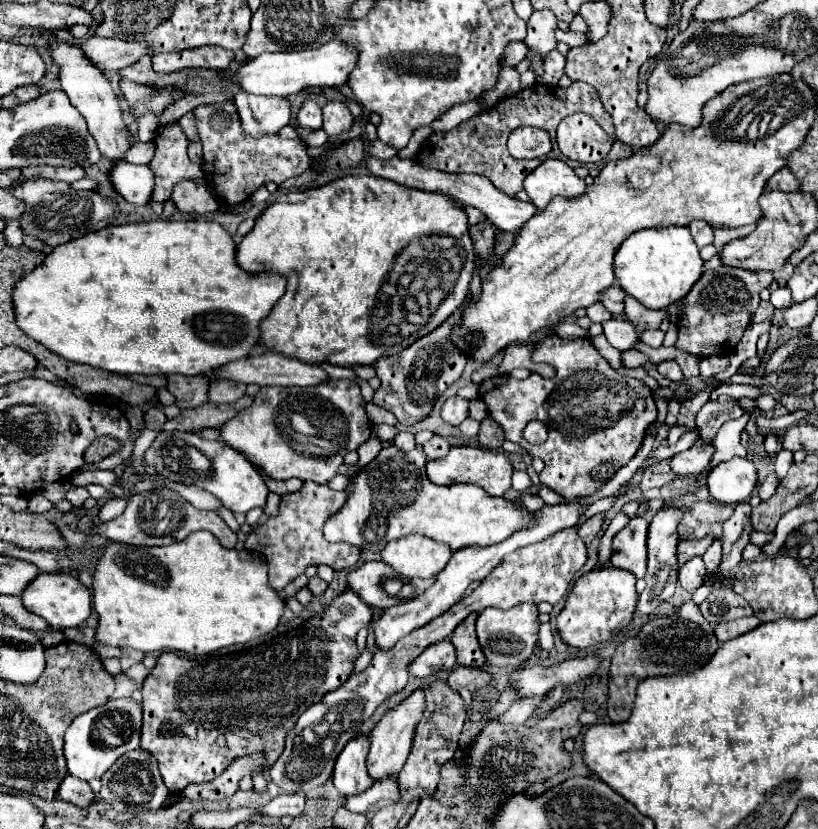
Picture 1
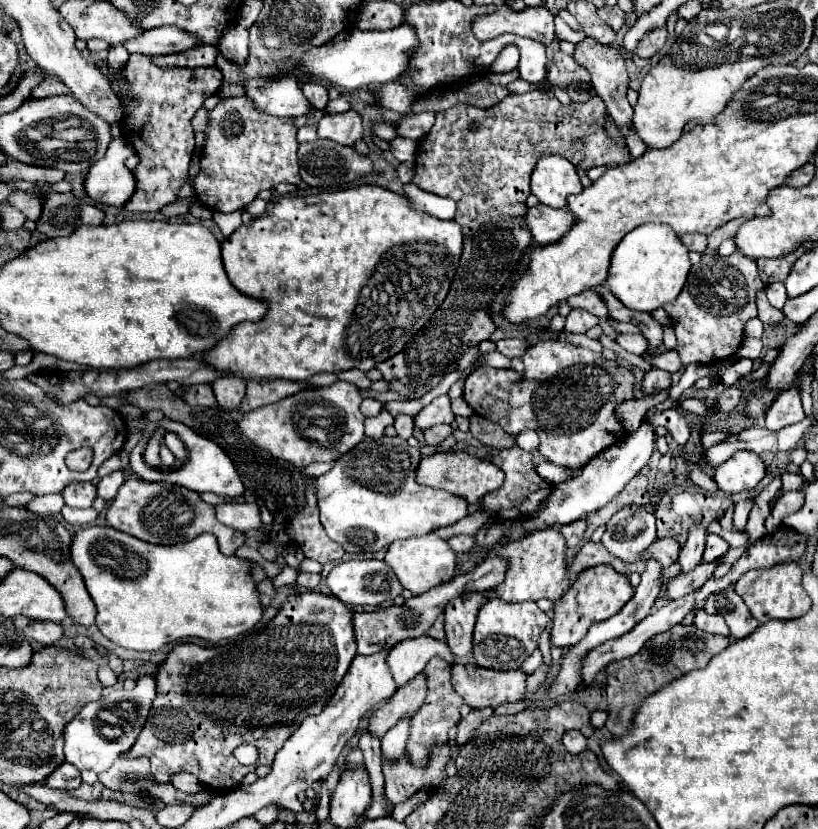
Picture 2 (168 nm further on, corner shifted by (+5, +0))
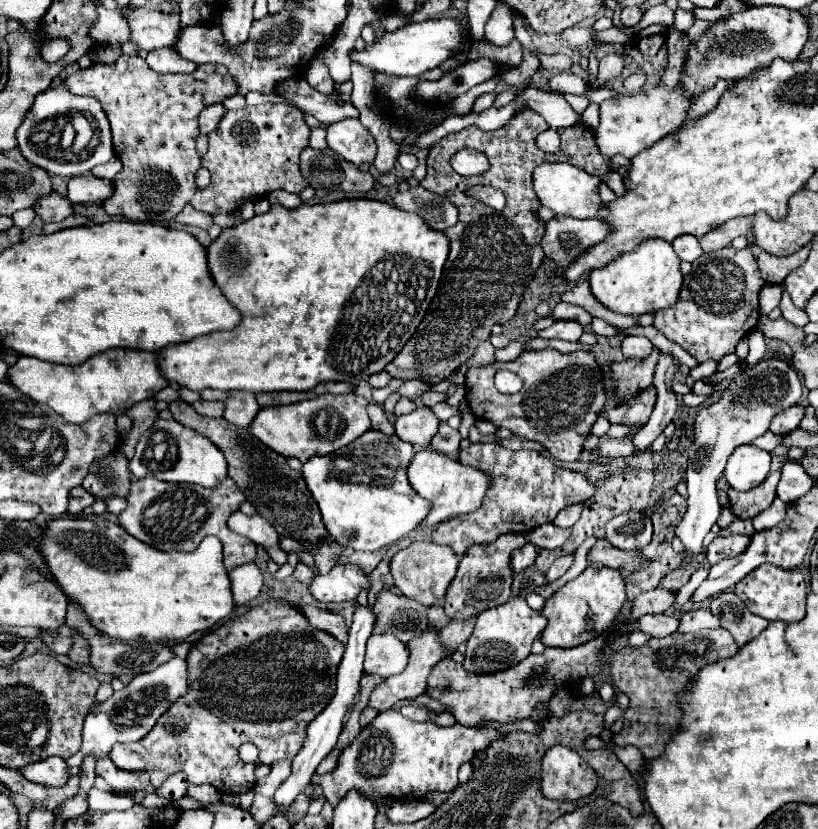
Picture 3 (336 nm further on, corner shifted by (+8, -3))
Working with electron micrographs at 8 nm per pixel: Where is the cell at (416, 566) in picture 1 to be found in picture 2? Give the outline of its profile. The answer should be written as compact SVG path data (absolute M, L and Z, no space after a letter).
M427 535L427 537L391 543L385 553L385 563L393 569L393 573L397 575L397 579L401 581L401 585L405 589L413 591L415 595L421 595L421 593L429 591L431 587L437 587L453 577L455 565L457 565L457 555L447 545L447 541L443 541L437 535Z

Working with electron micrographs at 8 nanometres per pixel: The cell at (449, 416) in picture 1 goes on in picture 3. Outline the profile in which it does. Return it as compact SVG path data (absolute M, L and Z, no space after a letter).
M418 406L414 412L394 418L396 436L400 440L404 440L412 446L420 446L420 448L430 446L430 440L438 432L438 424L440 424L440 420L426 406Z

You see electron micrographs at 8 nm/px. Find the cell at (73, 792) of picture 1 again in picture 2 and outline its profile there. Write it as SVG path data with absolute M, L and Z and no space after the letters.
M63 763L63 765L59 765L59 769L55 769L55 773L51 773L51 777L47 777L45 785L51 789L71 791L71 789L77 789L81 785L81 775L73 765Z

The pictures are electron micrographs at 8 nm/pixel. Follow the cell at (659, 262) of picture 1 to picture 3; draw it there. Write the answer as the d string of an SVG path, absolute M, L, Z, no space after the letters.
M646 240L634 252L622 254L618 260L606 264L604 268L594 268L588 282L596 300L612 312L642 316L646 312L656 312L676 304L682 286L680 258L676 256L670 242Z

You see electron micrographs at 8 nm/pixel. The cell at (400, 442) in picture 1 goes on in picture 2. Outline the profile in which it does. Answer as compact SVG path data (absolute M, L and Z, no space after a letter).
M399 415L393 425L395 425L399 437L403 437L403 439L409 439L409 437L411 437L411 433L413 433L413 417L409 417L409 415Z

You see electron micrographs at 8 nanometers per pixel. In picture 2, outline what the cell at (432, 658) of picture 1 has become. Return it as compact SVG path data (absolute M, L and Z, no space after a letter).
M427 635L405 639L391 647L387 663L391 667L397 687L407 685L415 675L419 675L431 657L443 657L443 661L453 663L454 655L449 651L445 641L431 639Z

